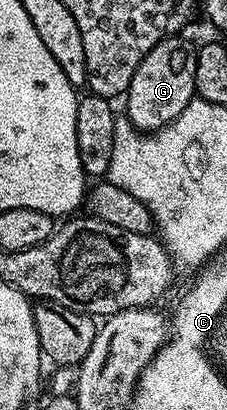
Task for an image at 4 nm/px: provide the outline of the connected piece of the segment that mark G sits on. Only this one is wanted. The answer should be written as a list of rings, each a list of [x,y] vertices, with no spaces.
[[[168,36],[157,43],[137,64],[133,80],[125,95],[127,110],[125,116],[140,132],[159,130],[167,126],[196,97],[195,77],[197,76],[197,50],[183,39],[183,36]]]

